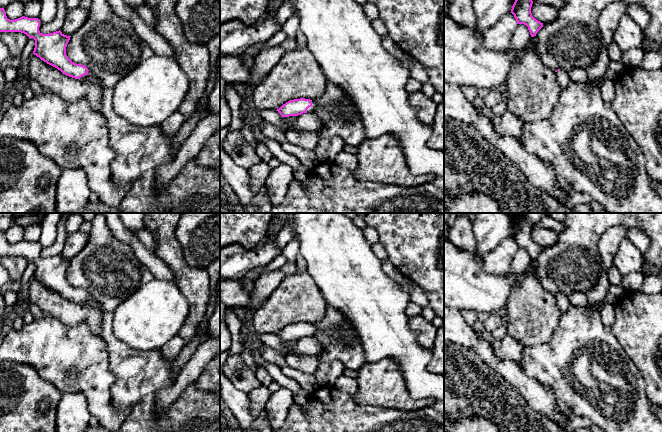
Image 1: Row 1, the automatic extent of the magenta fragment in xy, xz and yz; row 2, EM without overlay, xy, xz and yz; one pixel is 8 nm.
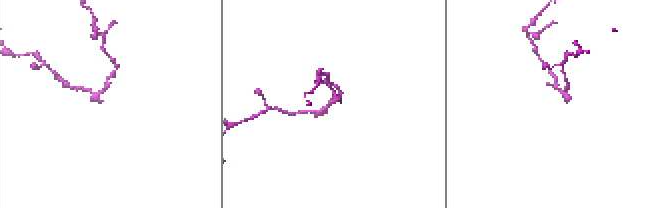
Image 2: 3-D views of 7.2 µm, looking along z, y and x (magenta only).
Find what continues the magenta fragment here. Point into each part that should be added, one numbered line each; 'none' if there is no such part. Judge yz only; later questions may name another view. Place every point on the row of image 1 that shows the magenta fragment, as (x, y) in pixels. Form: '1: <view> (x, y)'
1: yz (562, 76)

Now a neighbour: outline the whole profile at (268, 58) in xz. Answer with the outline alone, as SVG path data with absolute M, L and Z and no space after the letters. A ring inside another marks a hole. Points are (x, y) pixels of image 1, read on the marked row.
M280 45L262 50L255 57L251 76L246 84L255 88L265 78L269 71L279 63L285 53L286 50Z

